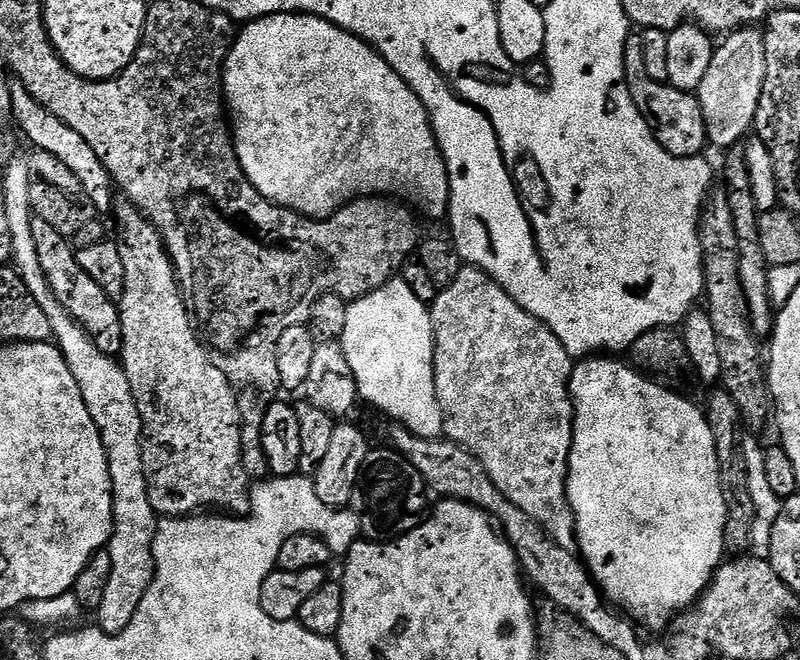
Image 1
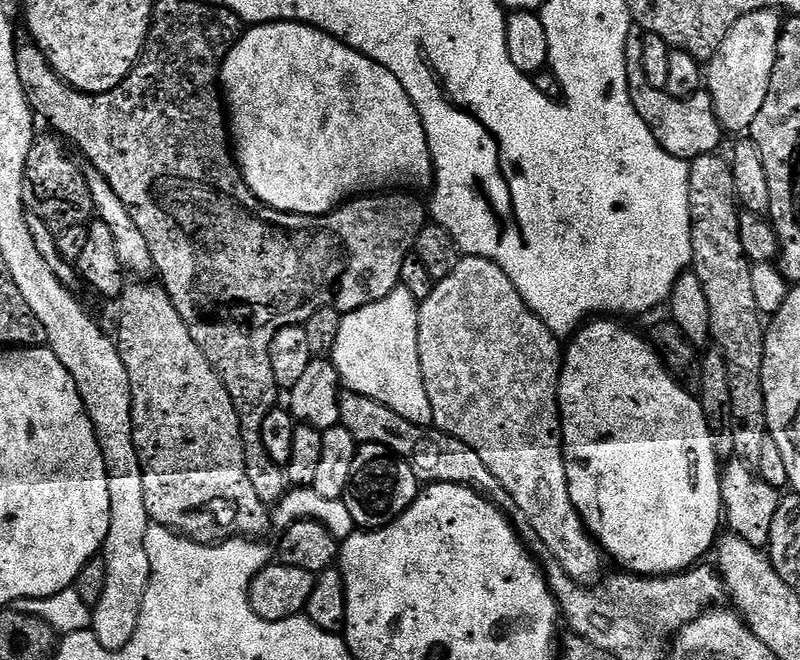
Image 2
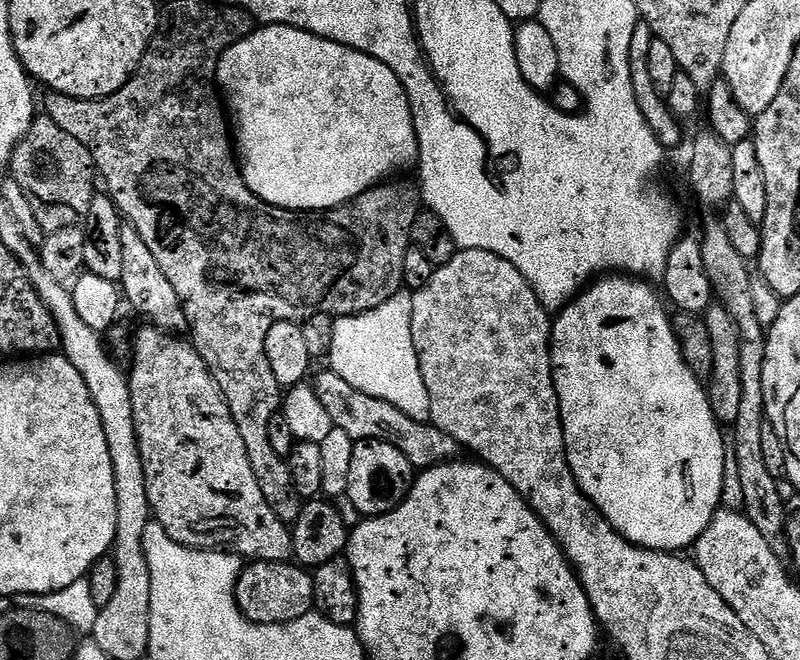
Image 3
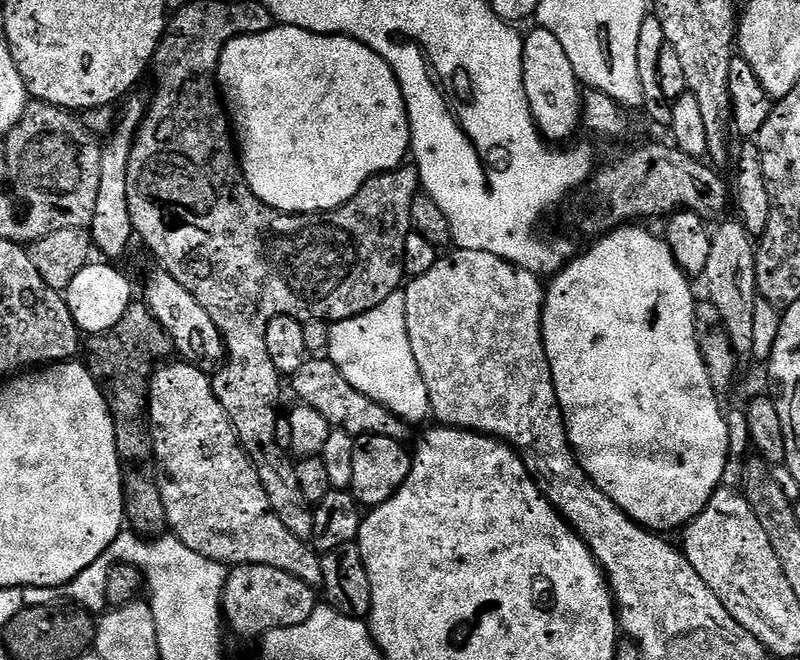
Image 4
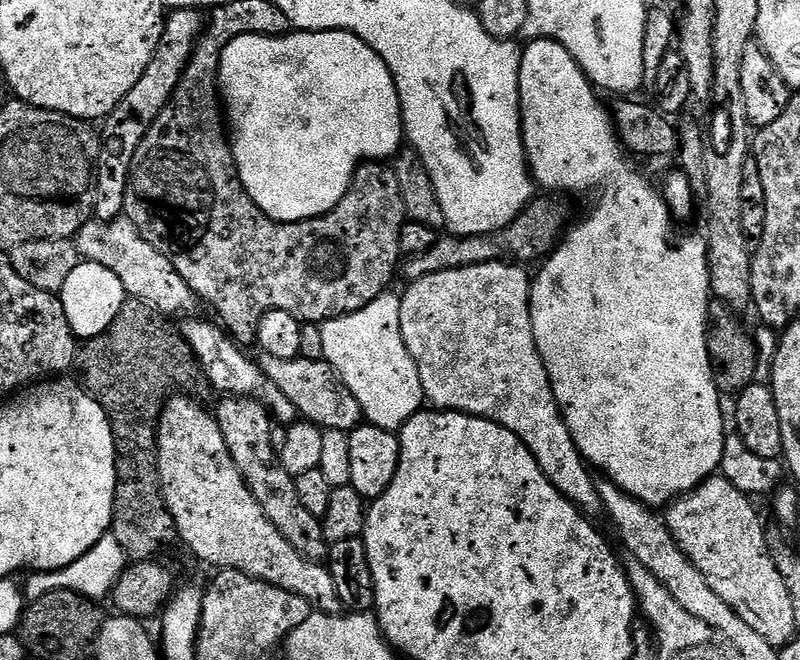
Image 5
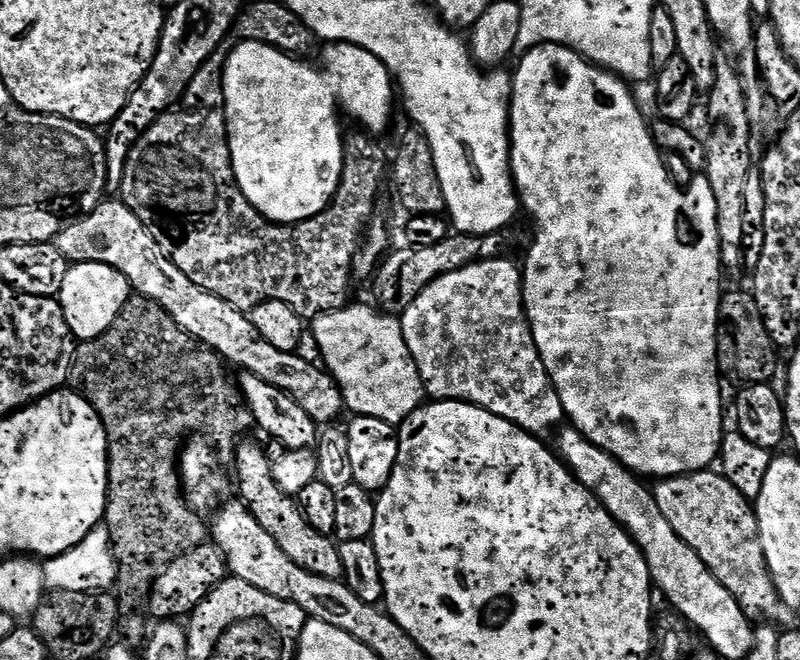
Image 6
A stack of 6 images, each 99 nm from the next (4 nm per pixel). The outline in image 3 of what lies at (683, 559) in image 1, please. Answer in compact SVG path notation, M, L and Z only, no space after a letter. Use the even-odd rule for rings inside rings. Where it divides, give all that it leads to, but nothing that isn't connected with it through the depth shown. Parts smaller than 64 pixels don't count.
M612 274L607 278L589 283L586 290L571 304L559 309L552 326L552 377L556 383L556 393L560 403L560 421L564 424L564 446L568 454L568 466L576 478L580 491L592 501L597 512L624 537L641 548L651 548L662 552L679 553L680 548L691 549L696 539L706 530L706 526L721 507L724 486L724 436L720 424L712 413L712 404L704 393L705 385L696 376L694 368L684 360L682 340L668 321L664 304L652 293L648 282L629 278L624 274Z

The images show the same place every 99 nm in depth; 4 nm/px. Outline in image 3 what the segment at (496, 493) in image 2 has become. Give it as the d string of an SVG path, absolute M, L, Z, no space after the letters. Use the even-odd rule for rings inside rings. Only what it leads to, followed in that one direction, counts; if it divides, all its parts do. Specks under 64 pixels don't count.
M325 370L317 380L314 380L316 393L320 396L322 406L330 414L333 427L344 430L353 441L388 440L396 448L402 450L403 456L412 464L413 469L423 470L433 468L439 463L453 461L460 452L460 447L454 438L436 425L410 419L404 412L398 410L392 403L376 399L364 391L350 386L336 372Z

